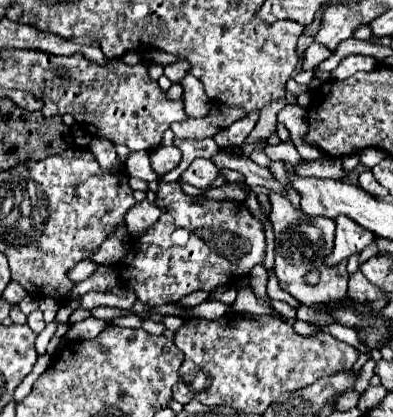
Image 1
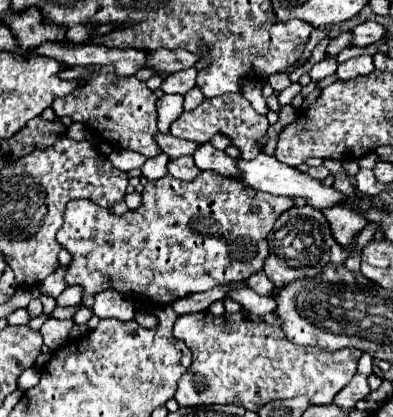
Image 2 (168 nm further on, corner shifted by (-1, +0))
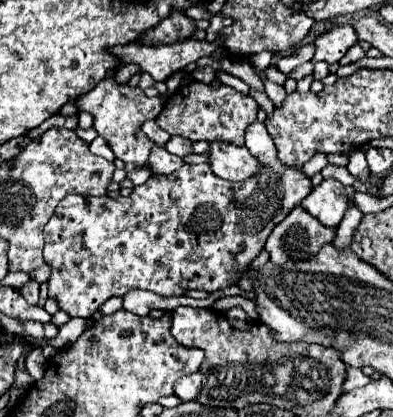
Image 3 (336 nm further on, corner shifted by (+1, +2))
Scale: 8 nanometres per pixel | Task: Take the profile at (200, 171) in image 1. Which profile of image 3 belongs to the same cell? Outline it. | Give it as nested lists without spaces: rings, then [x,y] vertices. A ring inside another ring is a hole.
[[[153,145],[147,165],[149,165],[151,171],[157,173],[157,175],[169,175],[169,173],[177,171],[177,169],[183,165],[183,159],[179,159],[179,157],[171,155],[171,153],[167,153],[163,147]]]

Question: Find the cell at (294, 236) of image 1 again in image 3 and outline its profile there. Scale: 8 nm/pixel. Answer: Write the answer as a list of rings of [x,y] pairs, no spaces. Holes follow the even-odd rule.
[[[295,207],[269,235],[265,249],[271,253],[271,263],[283,265],[315,255],[325,243],[333,241],[335,229],[327,229],[315,217]]]

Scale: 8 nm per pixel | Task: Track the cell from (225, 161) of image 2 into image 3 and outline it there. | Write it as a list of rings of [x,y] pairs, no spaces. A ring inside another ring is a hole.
[[[171,137],[165,149],[177,157],[185,157],[191,153],[191,141],[187,141],[185,137]]]

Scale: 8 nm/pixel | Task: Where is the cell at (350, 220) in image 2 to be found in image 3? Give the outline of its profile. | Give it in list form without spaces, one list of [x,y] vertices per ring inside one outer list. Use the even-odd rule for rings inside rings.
[[[323,179],[313,191],[303,199],[301,207],[317,217],[327,227],[337,227],[347,211],[345,187],[335,179]]]

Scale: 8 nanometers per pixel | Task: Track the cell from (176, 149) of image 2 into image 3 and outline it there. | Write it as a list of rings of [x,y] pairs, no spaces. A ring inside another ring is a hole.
[[[145,121],[145,123],[143,123],[143,133],[145,133],[155,145],[159,145],[159,147],[163,147],[163,145],[167,143],[167,139],[169,139],[169,135],[167,135],[155,121]]]

